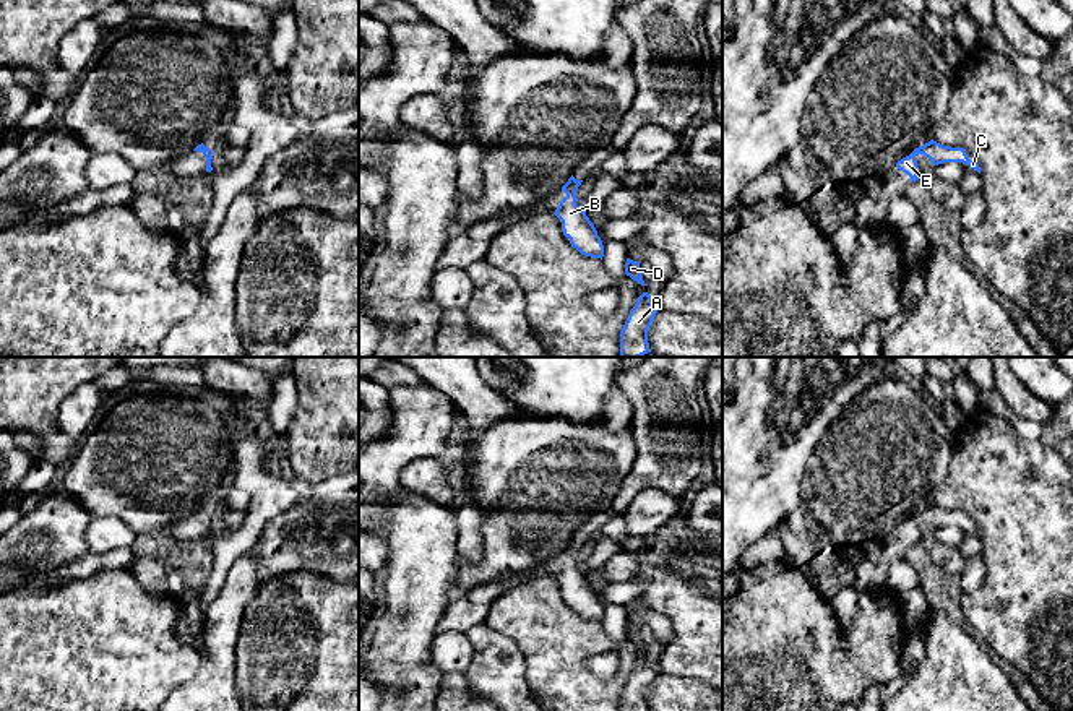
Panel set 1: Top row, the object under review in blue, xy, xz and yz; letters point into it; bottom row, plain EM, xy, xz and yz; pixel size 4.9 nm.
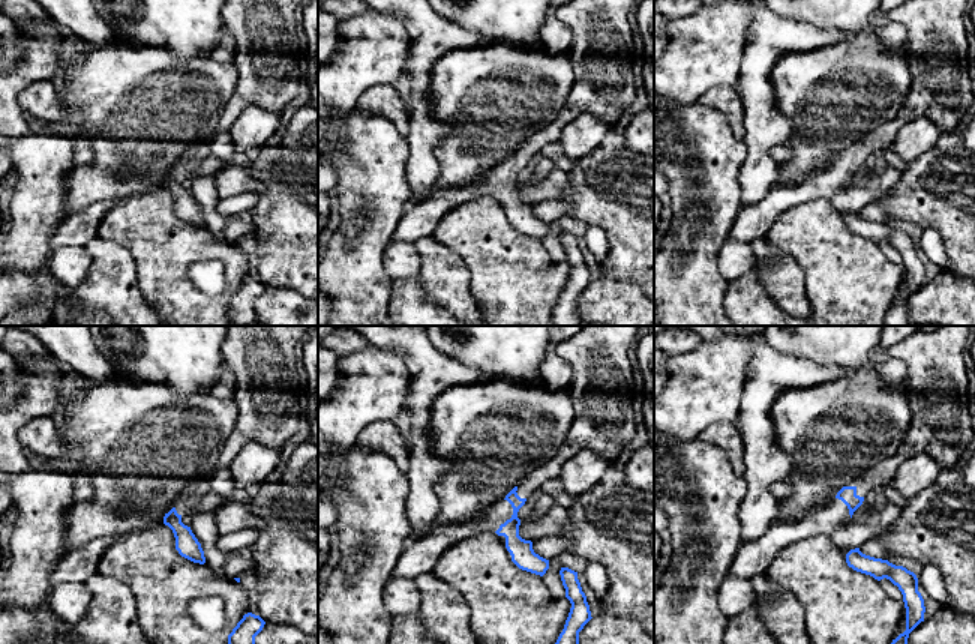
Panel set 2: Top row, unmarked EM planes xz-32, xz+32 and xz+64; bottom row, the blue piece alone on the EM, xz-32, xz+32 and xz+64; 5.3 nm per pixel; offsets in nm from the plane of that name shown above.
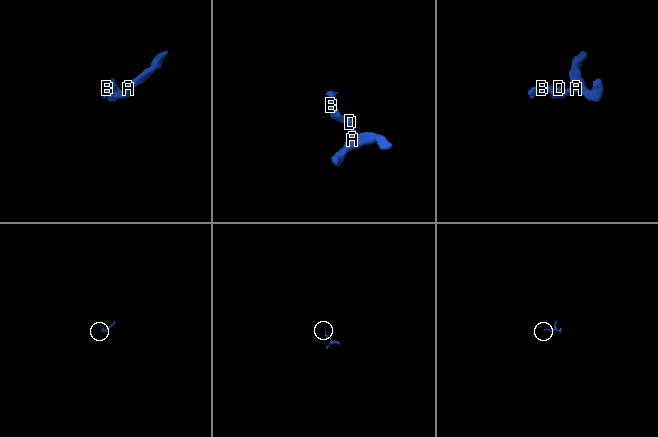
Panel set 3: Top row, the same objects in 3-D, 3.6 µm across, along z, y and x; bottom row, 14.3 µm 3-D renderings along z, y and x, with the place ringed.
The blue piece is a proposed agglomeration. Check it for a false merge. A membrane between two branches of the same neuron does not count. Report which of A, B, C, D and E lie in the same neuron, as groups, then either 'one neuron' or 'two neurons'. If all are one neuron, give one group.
A B C D E | one neuron

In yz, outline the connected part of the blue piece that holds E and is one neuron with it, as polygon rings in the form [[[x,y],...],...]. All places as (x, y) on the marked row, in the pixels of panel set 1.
[[[930,140],[929,143],[916,148],[909,156],[896,162],[896,167],[911,177],[911,183],[920,179],[917,175],[917,161],[916,161],[917,154],[924,154],[925,157],[929,157],[933,166],[943,162],[963,162],[980,174],[979,164],[967,157],[964,148],[943,146]]]

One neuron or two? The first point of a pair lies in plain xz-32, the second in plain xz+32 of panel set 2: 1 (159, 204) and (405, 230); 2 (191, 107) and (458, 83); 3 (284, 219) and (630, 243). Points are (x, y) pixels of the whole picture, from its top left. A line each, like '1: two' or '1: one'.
1: two
2: one
3: one

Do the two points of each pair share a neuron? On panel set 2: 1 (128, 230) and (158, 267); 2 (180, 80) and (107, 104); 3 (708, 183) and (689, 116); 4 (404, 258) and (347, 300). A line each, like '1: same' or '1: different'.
1: same
2: same
3: same
4: different

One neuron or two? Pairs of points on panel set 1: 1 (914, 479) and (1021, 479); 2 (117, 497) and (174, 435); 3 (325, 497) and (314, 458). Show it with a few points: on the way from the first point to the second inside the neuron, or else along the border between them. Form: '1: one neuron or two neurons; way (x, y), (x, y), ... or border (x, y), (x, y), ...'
1: two neurons; border (953, 442), (948, 471), (929, 499)
2: one neuron; way (129, 482), (161, 450)
3: two neurons; border (338, 476), (328, 476), (314, 486)

